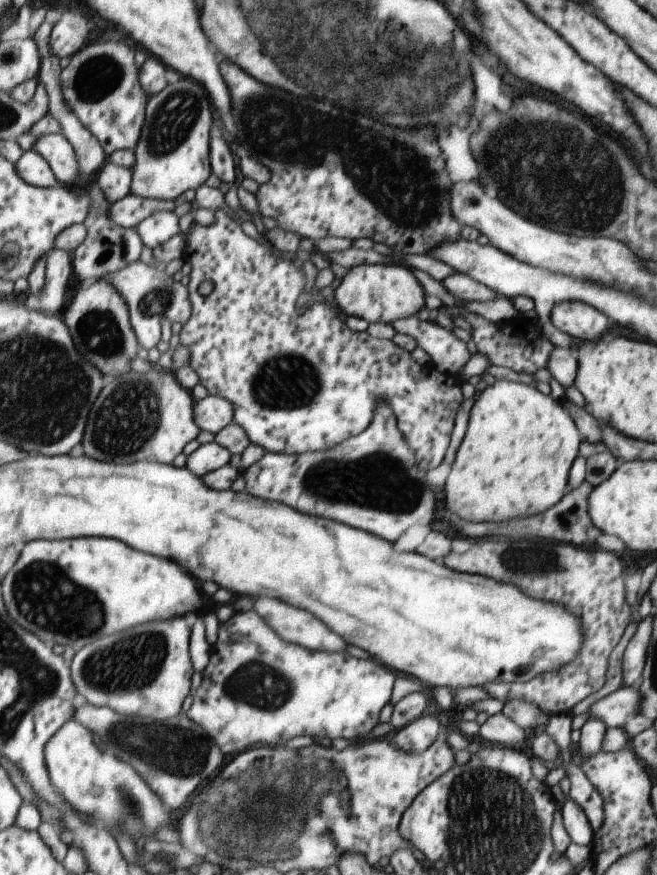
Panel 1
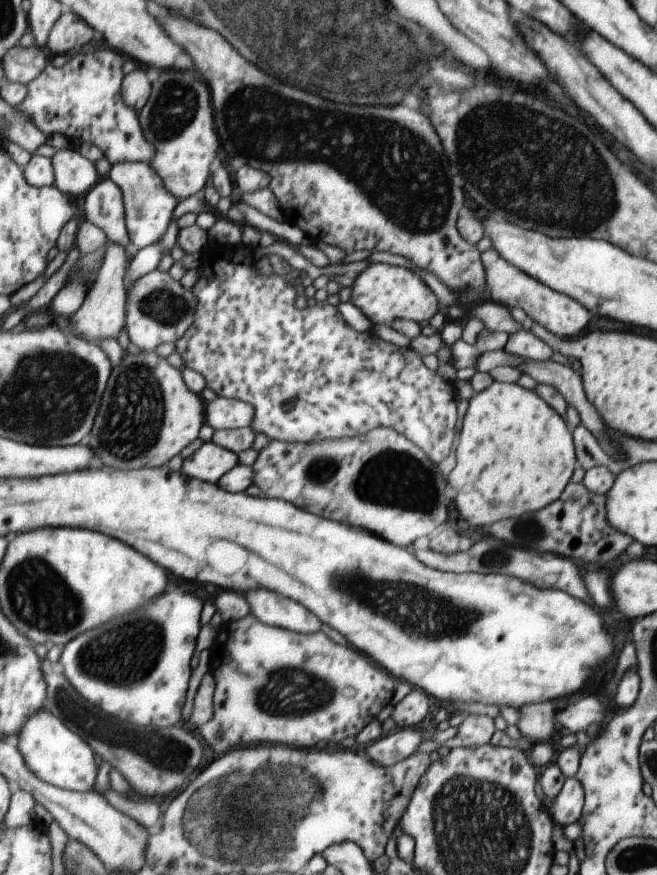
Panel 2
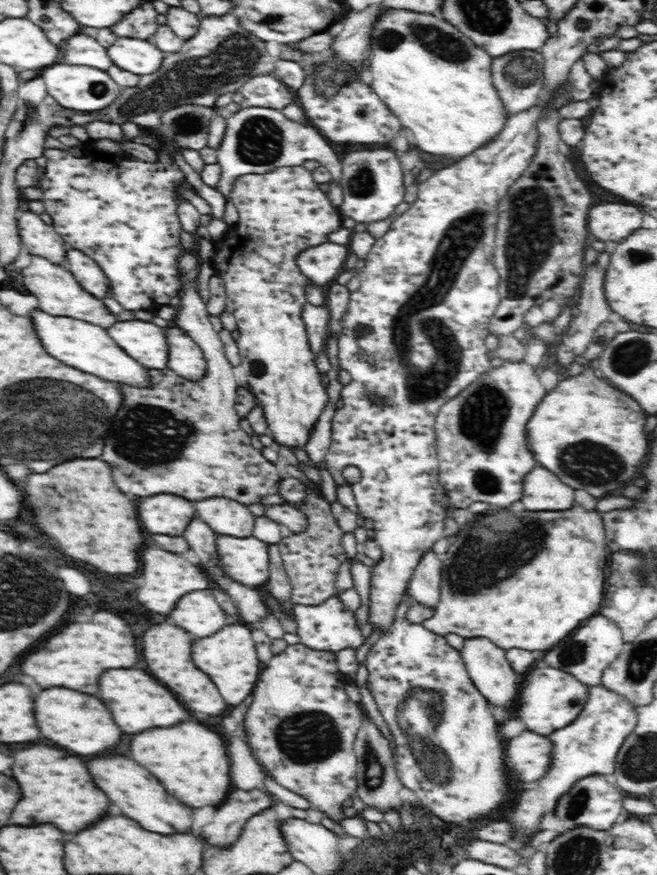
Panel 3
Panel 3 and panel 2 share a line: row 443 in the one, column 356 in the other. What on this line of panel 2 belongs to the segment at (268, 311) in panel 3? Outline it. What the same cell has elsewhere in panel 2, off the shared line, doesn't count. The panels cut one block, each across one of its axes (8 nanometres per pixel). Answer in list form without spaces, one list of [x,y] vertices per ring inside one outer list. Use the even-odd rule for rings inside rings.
[[[376,263],[367,266],[361,273],[354,276],[350,300],[366,314],[372,326],[378,324],[390,327],[392,322],[402,319],[412,322],[428,322],[438,312],[436,294],[432,294],[430,286],[410,268]]]

